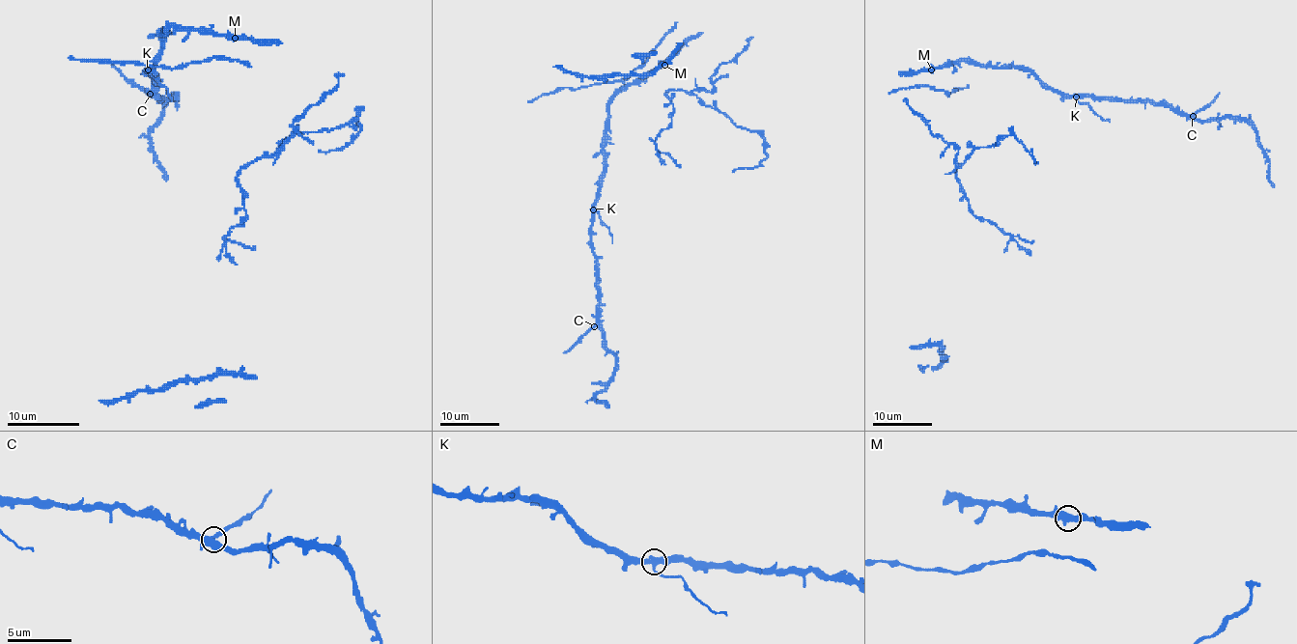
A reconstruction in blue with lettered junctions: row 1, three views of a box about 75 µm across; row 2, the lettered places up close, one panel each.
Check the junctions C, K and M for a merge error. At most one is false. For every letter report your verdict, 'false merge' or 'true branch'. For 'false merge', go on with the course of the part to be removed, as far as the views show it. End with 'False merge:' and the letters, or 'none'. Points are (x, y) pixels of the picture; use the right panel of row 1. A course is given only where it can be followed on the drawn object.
C: true branch
K: false merge | (1075, 97), (1077, 101), (1087, 104), (1105, 121), (1110, 119)
M: true branch
False merge: K

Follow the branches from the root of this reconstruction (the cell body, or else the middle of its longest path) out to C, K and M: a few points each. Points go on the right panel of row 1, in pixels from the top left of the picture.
C: (899, 74), (941, 69), (961, 61), (997, 67), (1028, 67), (1046, 85), (1069, 96), (1163, 102), (1193, 116)
K: (899, 74), (941, 69), (961, 61), (997, 67), (1028, 67), (1046, 85), (1075, 97)
M: (899, 74), (931, 70)

